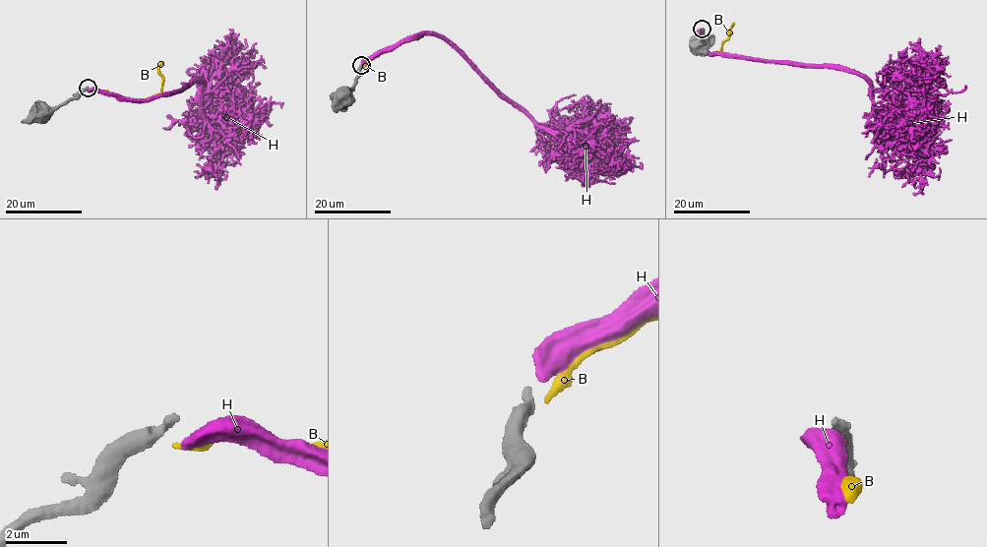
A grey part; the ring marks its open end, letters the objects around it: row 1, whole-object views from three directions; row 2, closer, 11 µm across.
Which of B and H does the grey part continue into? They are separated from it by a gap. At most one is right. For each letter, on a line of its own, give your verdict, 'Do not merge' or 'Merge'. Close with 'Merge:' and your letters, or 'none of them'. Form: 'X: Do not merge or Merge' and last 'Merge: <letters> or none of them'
B: Do not merge
H: Merge
Merge: H

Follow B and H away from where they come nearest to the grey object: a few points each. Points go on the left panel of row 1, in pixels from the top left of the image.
B: (90, 90), (107, 91), (132, 100), (158, 94), (162, 79), (158, 68), (163, 61)
H: (89, 89), (145, 99), (201, 78), (203, 117), (215, 141), (208, 172), (217, 164), (236, 162), (242, 152)

